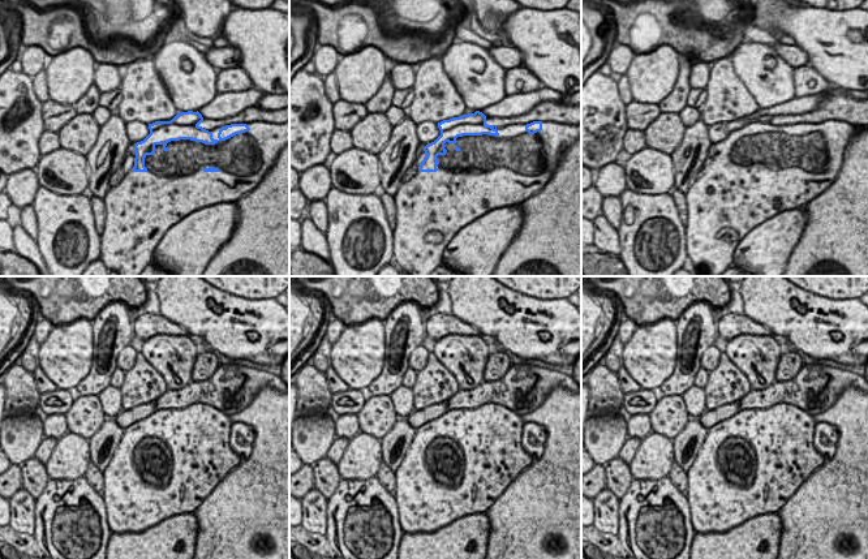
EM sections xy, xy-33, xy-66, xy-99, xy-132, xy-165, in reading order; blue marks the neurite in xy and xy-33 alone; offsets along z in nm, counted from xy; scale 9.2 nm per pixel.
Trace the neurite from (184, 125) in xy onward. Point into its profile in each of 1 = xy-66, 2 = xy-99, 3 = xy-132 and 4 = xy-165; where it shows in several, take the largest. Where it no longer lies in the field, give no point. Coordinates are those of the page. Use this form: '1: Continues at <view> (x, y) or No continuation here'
1: Continues at xy-66 (721, 153)
2: Continues at xy-99 (125, 454)
3: Continues at xy-132 (417, 454)
4: Continues at xy-165 (709, 454)

